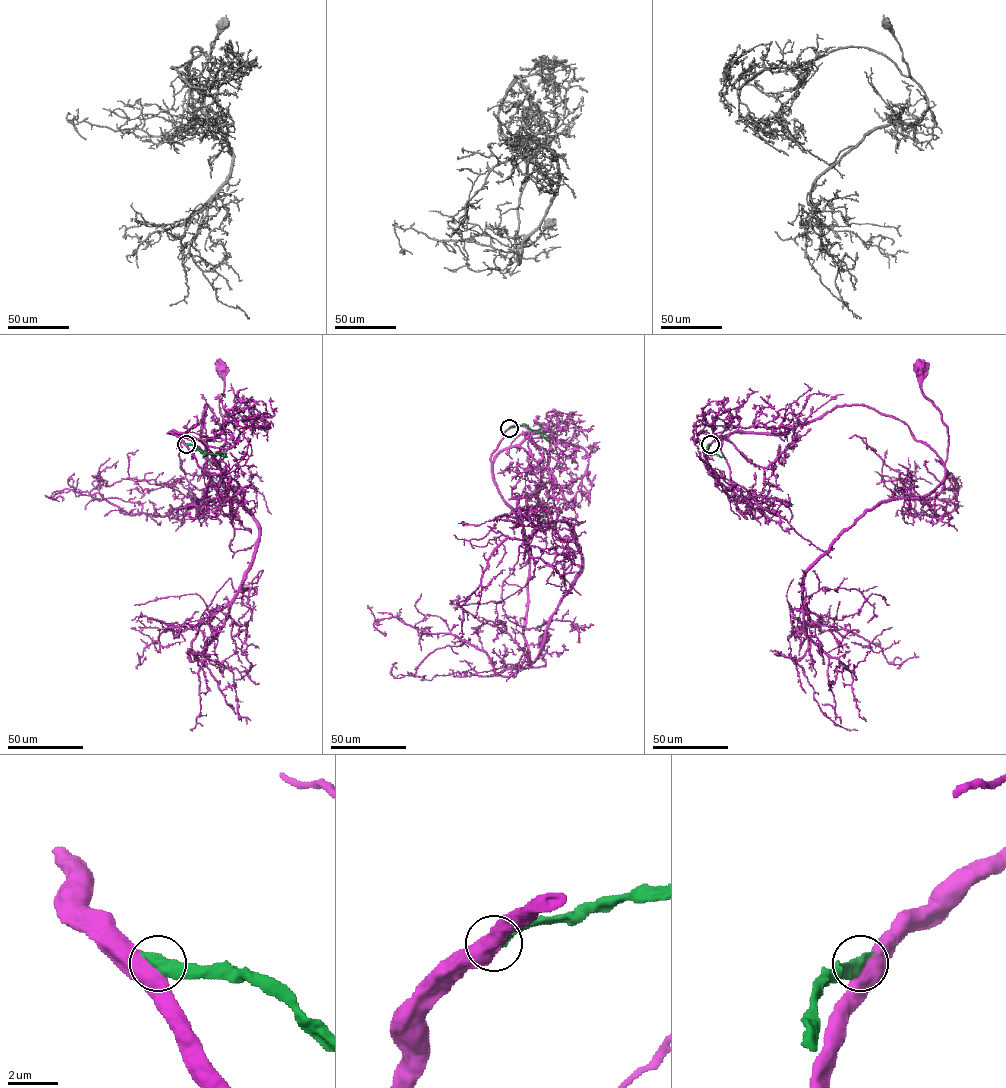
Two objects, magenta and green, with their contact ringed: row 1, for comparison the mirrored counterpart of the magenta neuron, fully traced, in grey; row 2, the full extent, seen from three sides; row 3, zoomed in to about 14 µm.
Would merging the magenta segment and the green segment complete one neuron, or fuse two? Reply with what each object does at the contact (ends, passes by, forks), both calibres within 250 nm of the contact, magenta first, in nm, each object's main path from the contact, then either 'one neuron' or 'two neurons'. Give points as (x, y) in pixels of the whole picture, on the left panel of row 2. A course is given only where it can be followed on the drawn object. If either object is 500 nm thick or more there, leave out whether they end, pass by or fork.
calibres 600 and 600 nm; course magenta (186, 443), (168, 432), (197, 424), (206, 405), (205, 463), (206, 442), (222, 426), (219, 369); course green (186, 443), (203, 453), (227, 457); two neurons

